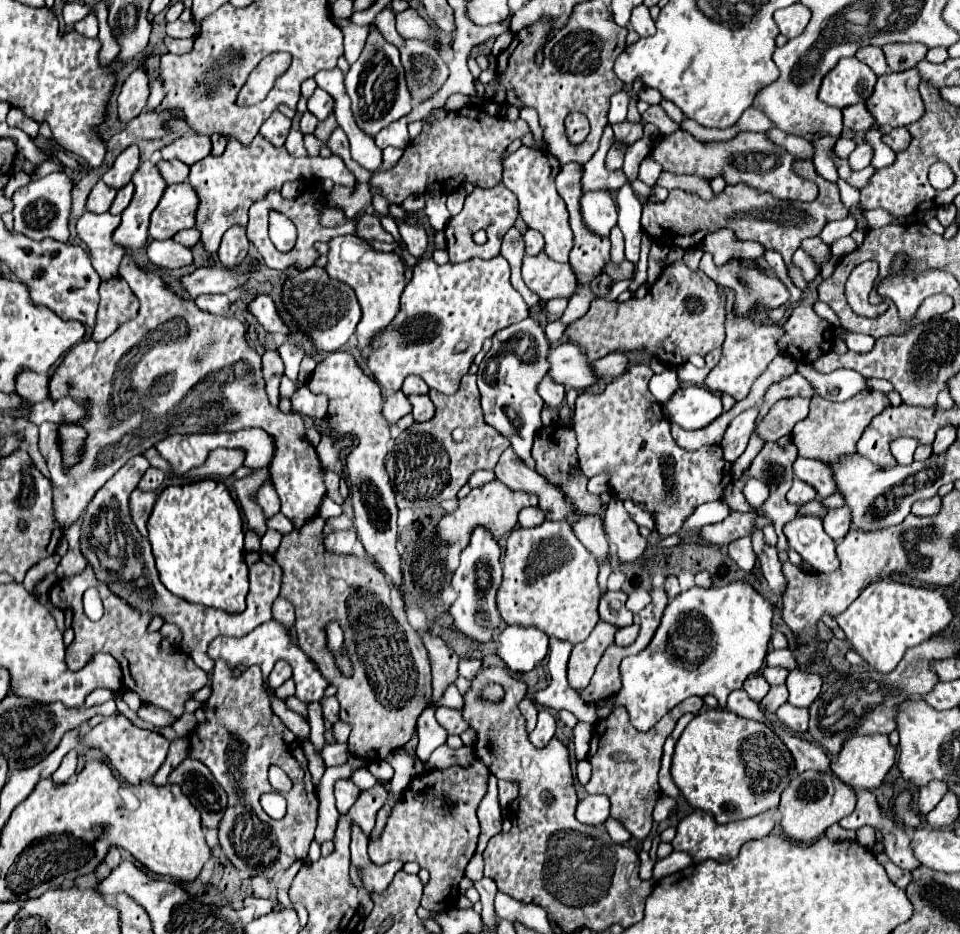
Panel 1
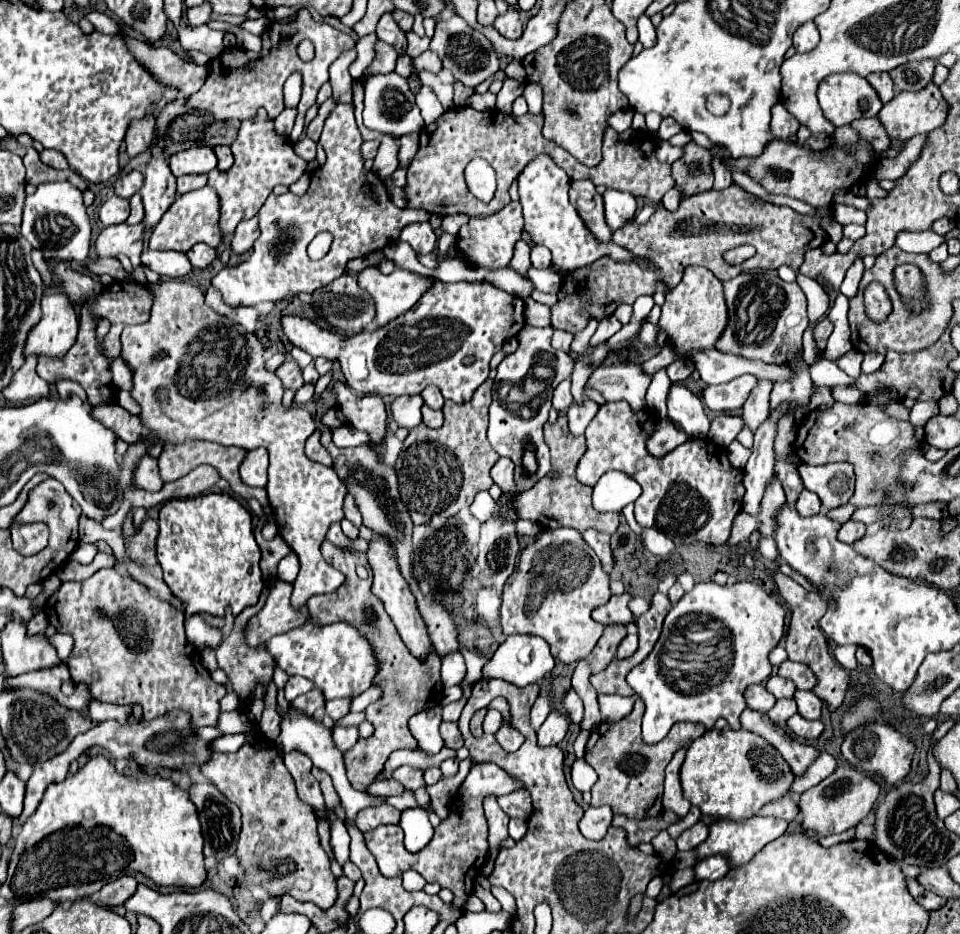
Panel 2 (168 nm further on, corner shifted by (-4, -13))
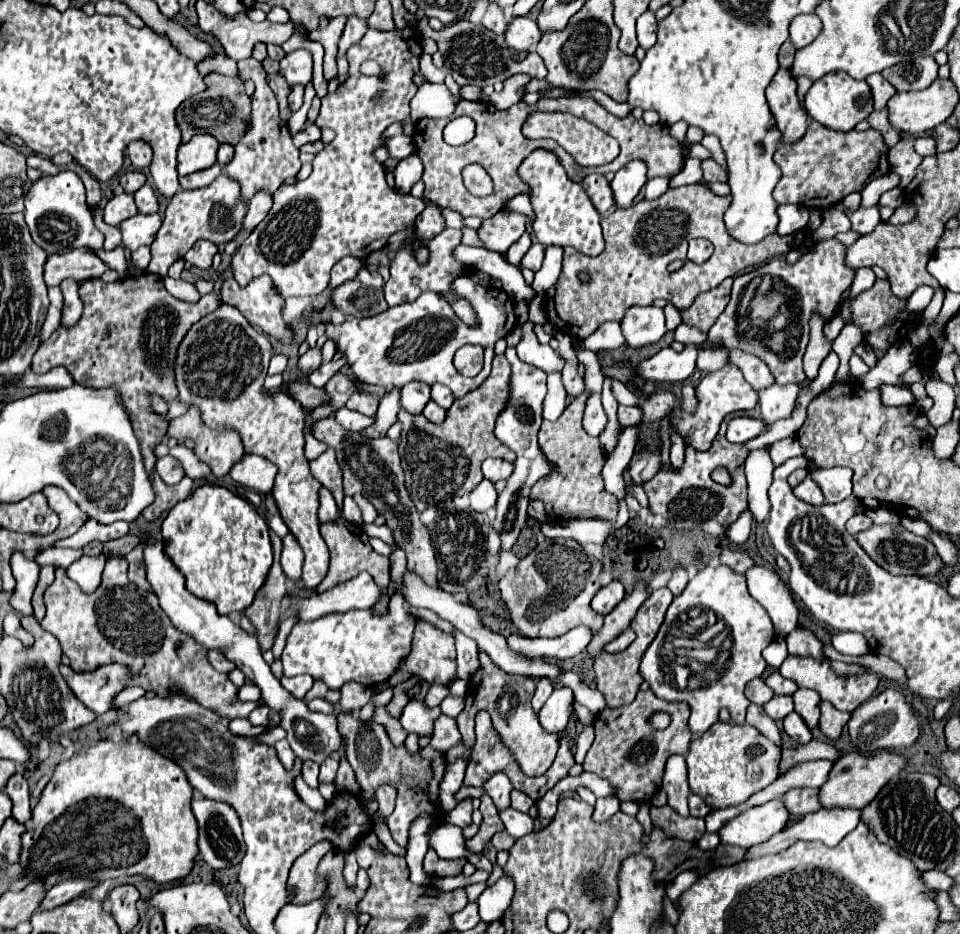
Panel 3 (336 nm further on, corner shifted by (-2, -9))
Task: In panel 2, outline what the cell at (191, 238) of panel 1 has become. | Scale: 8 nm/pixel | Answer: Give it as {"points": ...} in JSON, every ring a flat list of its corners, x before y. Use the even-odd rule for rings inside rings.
{"points":[[196,243,186,255,188,255,192,267,204,269,204,267,208,267,208,265,214,261,216,251,214,251,214,247,210,247,210,245,206,245,206,243]]}

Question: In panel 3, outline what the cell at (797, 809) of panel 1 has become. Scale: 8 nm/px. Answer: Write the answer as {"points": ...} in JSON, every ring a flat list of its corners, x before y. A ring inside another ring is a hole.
{"points":[[850,751,834,763,828,781,820,787,820,803,822,803,822,807,862,809,878,795,878,791,894,775,898,775,906,767,906,763,908,763,908,757,898,751,878,751,872,755,862,755,858,751]]}

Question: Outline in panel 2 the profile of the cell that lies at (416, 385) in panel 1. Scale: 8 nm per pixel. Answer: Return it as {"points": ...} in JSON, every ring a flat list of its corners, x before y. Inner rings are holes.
{"points":[[434,385,426,387,426,389,424,389,420,395,422,395,422,399,424,399,424,403,426,403,428,407,432,407,432,409,442,409,444,399,442,399,440,391,438,391]]}

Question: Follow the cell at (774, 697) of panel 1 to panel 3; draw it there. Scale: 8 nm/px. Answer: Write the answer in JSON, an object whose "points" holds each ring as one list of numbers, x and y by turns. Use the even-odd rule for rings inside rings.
{"points":[[776,695,772,701,768,701,764,705,764,709,766,709,766,713,774,721,778,721,778,719,784,719,788,713,794,711,794,701,792,701,792,697,780,697,780,695]]}

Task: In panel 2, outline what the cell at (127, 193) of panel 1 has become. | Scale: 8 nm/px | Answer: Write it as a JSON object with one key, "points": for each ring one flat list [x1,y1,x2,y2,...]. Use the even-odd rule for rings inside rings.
{"points":[[136,193,136,195,130,197,130,215,128,215,126,223,128,223,128,225,140,223,140,221,142,221,142,215,144,215,144,211,142,211,142,199,140,199,140,195]]}

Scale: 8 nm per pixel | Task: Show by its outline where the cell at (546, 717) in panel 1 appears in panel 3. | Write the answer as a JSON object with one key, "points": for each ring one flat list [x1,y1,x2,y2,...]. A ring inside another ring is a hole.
{"points":[[556,689,540,709,540,723,550,733,562,733,572,717,572,689]]}

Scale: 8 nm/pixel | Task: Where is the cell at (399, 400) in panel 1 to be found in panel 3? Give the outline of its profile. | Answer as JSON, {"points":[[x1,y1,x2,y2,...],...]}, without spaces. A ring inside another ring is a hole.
{"points":[[410,381,402,387,400,403,408,413,412,413,412,415,422,413,422,409,426,407,428,401,430,401,430,385,428,383]]}

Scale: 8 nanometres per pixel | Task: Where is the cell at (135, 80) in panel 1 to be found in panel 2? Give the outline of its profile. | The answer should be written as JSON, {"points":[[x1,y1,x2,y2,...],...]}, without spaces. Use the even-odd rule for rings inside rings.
{"points":[[148,113,142,119,136,119,128,125,124,143,126,143,126,151,130,157,142,153,146,147,150,147,152,143,152,135,154,135,154,117]]}

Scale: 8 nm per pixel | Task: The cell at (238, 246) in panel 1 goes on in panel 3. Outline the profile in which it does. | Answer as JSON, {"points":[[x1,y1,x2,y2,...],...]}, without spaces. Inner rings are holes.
{"points":[[260,189,260,191,250,199,248,215,246,215,246,219,244,219,244,229,252,231,252,229,268,215,270,207,272,207,272,193]]}

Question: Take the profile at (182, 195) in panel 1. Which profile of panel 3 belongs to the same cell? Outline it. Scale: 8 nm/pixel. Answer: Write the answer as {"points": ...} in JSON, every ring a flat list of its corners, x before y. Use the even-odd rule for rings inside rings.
{"points":[[220,175,208,187,178,191,168,203,164,223,158,231,156,241,152,243,152,261,148,265,148,273,166,277,170,265,180,257,184,257,190,251,190,247,200,239,212,241,216,245,224,245,232,241,242,231,242,221,246,211,248,211,248,203,242,199,240,183,228,175]]}

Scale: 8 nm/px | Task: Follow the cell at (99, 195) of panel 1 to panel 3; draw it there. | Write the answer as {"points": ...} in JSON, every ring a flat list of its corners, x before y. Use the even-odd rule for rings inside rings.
{"points":[[120,193,120,195,114,195,106,207,104,207,104,221,108,225,120,225,122,221,134,217,138,213,138,207,134,203,134,195,128,195,128,193]]}

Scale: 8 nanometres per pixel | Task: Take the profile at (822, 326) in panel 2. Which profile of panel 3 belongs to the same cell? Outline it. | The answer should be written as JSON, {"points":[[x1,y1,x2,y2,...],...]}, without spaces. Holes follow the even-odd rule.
{"points":[[836,315,836,317,832,317,832,319,828,319,828,321,824,323,824,335,826,335,830,341,834,341,834,339,838,337,838,333,842,331,844,325,846,325,844,319]]}

